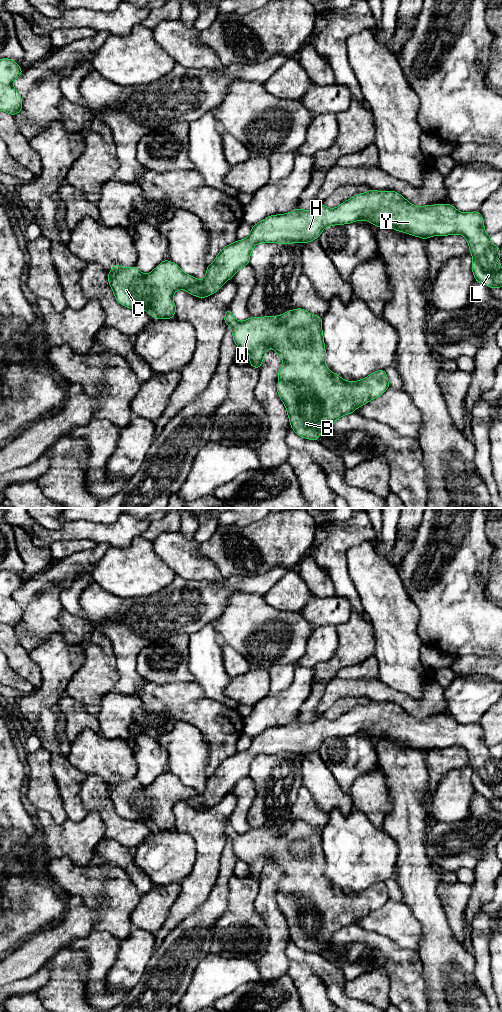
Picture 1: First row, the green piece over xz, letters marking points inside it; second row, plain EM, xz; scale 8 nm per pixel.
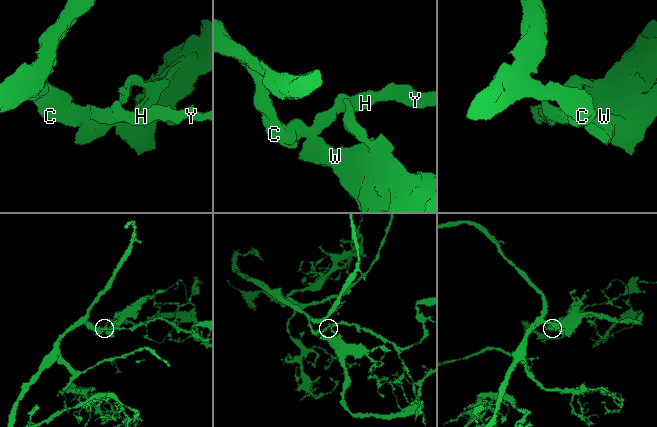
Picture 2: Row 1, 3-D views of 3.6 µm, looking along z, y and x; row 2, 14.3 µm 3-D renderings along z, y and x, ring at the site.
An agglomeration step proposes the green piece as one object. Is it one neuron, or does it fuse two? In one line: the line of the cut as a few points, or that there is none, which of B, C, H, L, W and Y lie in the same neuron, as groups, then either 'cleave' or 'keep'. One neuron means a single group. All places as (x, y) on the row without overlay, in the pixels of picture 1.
xz (208, 806), (201, 805), (198, 808) | B W / C H L Y | cleave

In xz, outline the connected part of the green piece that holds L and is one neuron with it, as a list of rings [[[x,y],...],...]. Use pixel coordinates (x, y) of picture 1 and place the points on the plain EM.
[[[372,701],[366,705],[354,707],[337,720],[331,721],[320,716],[313,723],[297,720],[287,726],[271,727],[263,731],[252,739],[247,750],[235,753],[220,763],[215,773],[207,779],[203,792],[197,792],[195,789],[185,786],[177,776],[164,772],[149,786],[142,786],[135,778],[121,780],[114,775],[113,781],[108,785],[108,794],[117,814],[121,817],[131,821],[143,820],[157,831],[171,831],[176,824],[173,807],[177,802],[186,802],[193,808],[199,808],[201,805],[208,807],[216,805],[226,793],[236,786],[238,781],[249,777],[250,765],[257,755],[308,755],[318,751],[327,738],[349,736],[358,732],[373,735],[376,740],[388,738],[424,752],[430,748],[461,746],[467,751],[470,766],[474,771],[472,784],[476,794],[483,795],[490,800],[502,799],[502,778],[497,775],[501,768],[500,760],[492,756],[491,748],[485,744],[484,732],[479,723],[462,725],[451,716],[419,719],[409,715],[395,703]]]

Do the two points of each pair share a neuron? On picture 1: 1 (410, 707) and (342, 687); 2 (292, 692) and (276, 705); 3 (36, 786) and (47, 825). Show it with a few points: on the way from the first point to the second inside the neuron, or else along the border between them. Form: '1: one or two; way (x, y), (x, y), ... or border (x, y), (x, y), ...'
1: one; way (393, 696), (370, 688), (359, 688)
2: one; way (288, 696), (280, 704)
3: two; border (36, 809), (46, 810), (58, 824), (64, 821)

